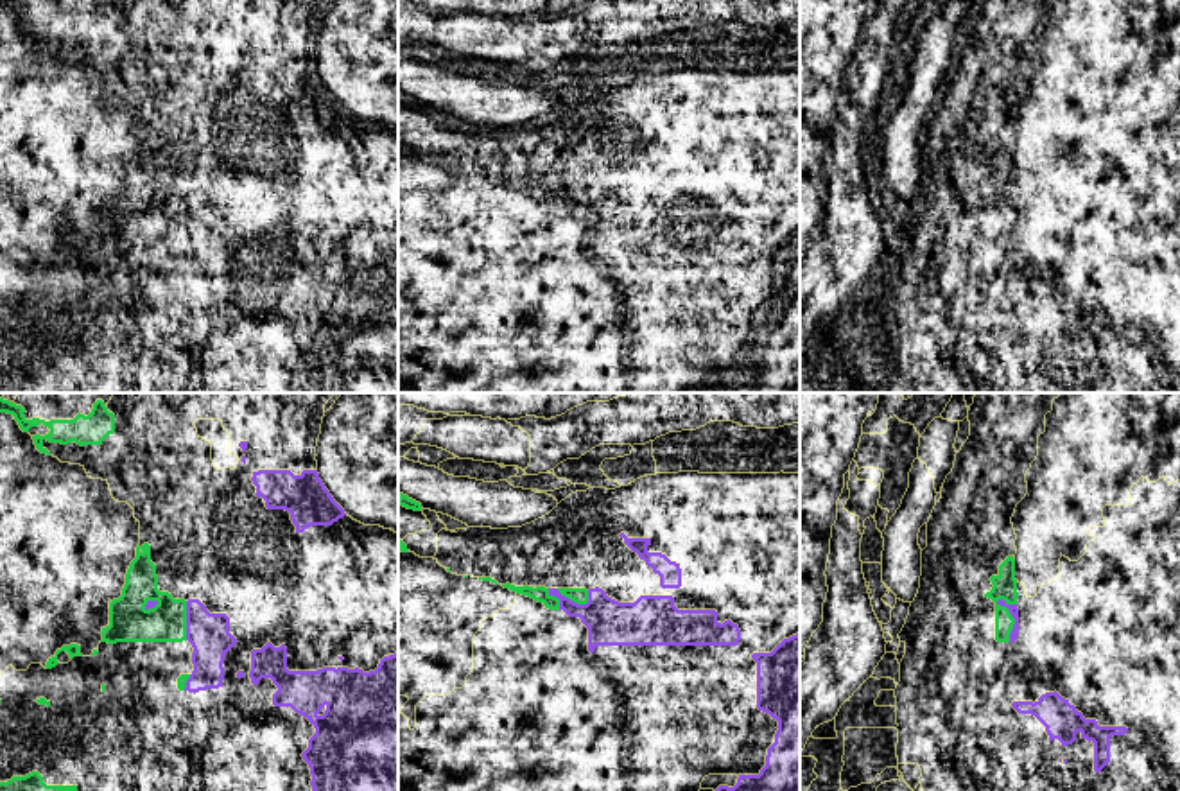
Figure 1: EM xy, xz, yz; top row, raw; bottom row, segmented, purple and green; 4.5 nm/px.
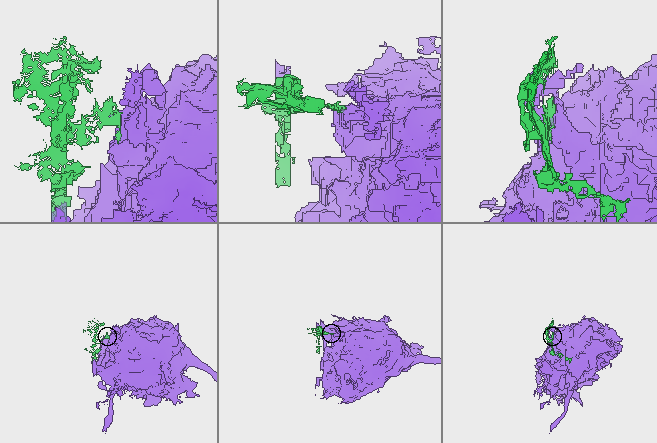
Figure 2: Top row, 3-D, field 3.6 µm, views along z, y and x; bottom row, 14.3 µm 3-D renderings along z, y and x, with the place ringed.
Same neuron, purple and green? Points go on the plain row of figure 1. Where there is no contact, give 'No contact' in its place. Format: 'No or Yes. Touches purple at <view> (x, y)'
No. Touches purple at yz (1014, 216)

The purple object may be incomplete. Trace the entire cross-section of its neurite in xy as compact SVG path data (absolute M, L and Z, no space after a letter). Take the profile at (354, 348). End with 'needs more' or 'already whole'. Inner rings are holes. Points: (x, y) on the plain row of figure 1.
M267 240L262 248L251 249L249 276L253 283L258 283L262 276L271 276L278 285L273 303L291 305L316 326L308 346L301 352L310 366L314 393L398 393L398 251L384 255L378 265L369 271L359 265L289 269L285 242L274 246Z | already whole

